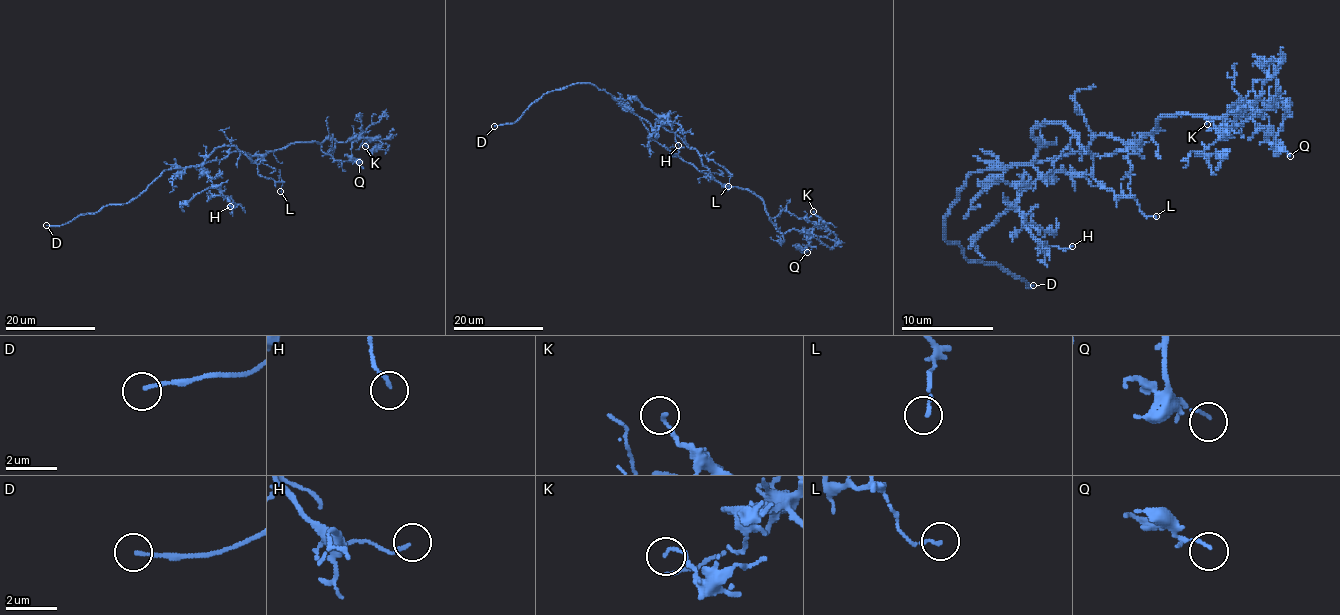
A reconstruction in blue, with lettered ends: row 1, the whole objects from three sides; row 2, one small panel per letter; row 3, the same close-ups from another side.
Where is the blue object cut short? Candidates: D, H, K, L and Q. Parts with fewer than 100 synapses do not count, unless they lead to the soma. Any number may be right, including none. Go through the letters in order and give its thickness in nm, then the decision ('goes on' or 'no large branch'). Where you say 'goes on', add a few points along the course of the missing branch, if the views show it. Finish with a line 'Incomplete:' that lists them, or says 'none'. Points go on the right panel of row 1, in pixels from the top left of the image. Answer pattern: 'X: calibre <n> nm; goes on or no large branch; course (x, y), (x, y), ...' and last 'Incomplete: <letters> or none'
D: calibre 140 nm; goes on; course (1033, 285), (1047, 283), (1054, 276)
H: calibre 100 nm; no large branch
K: calibre 90 nm; no large branch
L: calibre 120 nm; no large branch
Q: calibre 110 nm; no large branch
Incomplete: D

